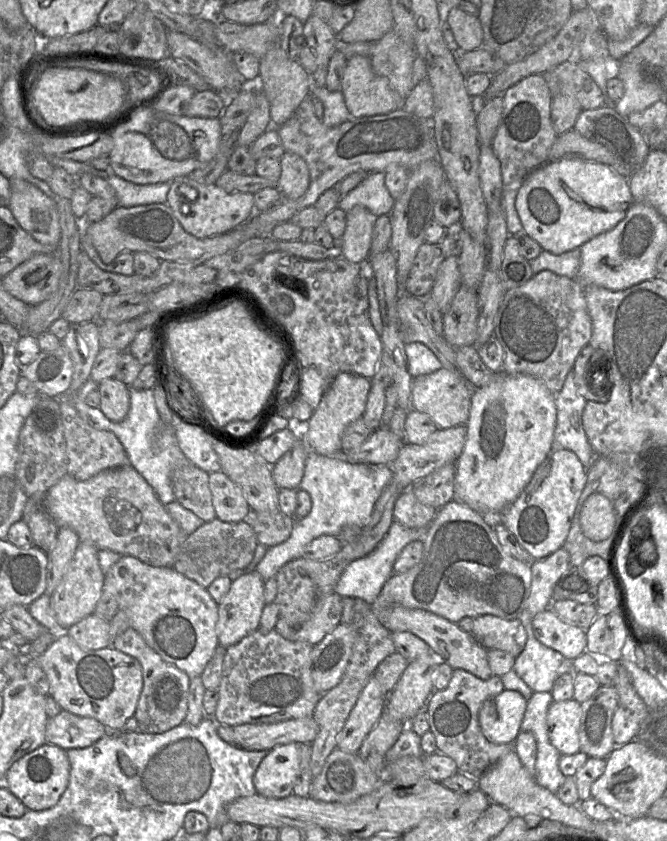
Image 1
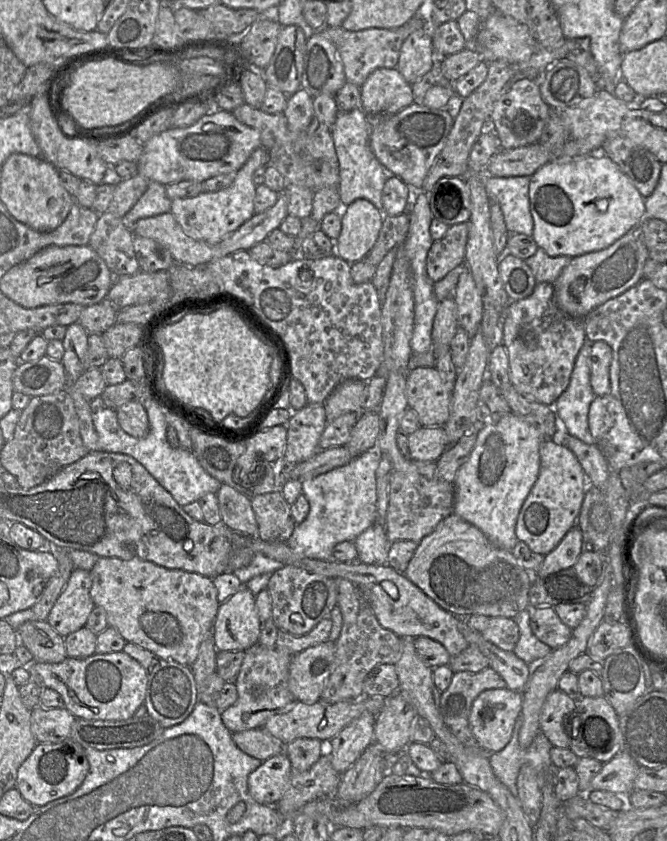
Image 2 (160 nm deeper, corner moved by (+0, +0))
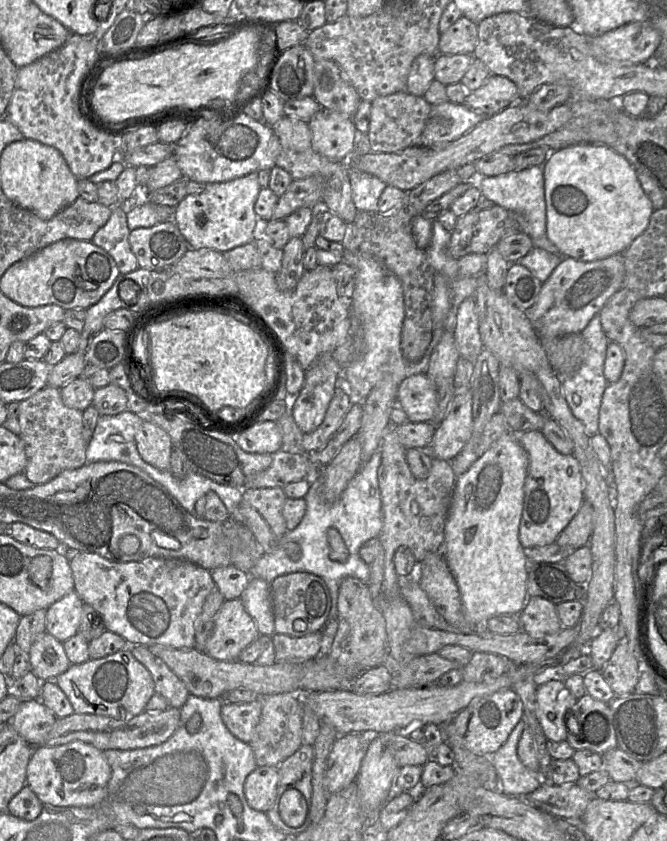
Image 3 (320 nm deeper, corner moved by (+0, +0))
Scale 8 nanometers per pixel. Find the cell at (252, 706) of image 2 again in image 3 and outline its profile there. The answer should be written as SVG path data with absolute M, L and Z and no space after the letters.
M261 697L246 703L225 702L221 708L221 719L232 735L249 743L260 720L261 711Z

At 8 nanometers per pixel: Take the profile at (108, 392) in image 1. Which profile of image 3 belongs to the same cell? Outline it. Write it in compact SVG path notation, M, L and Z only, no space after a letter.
M143 421L135 434L141 458L159 470L170 471L172 442L169 435L156 424Z

